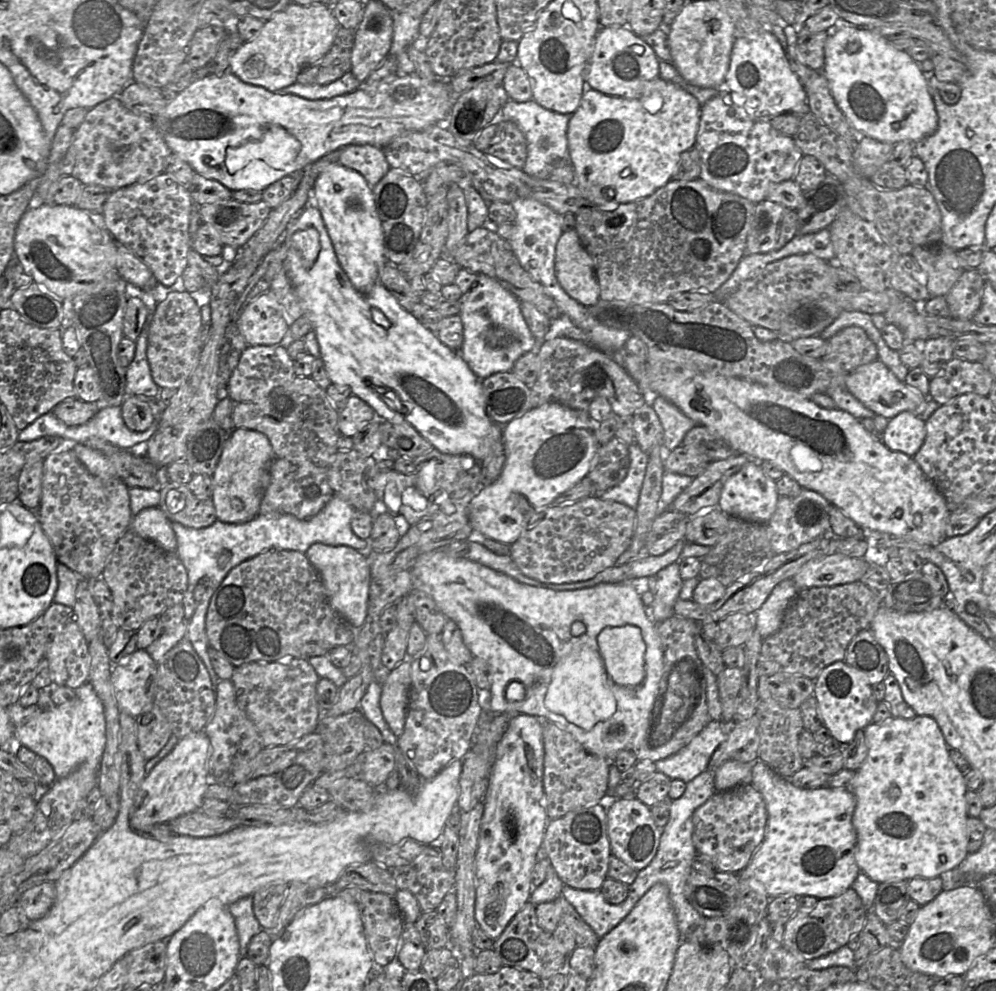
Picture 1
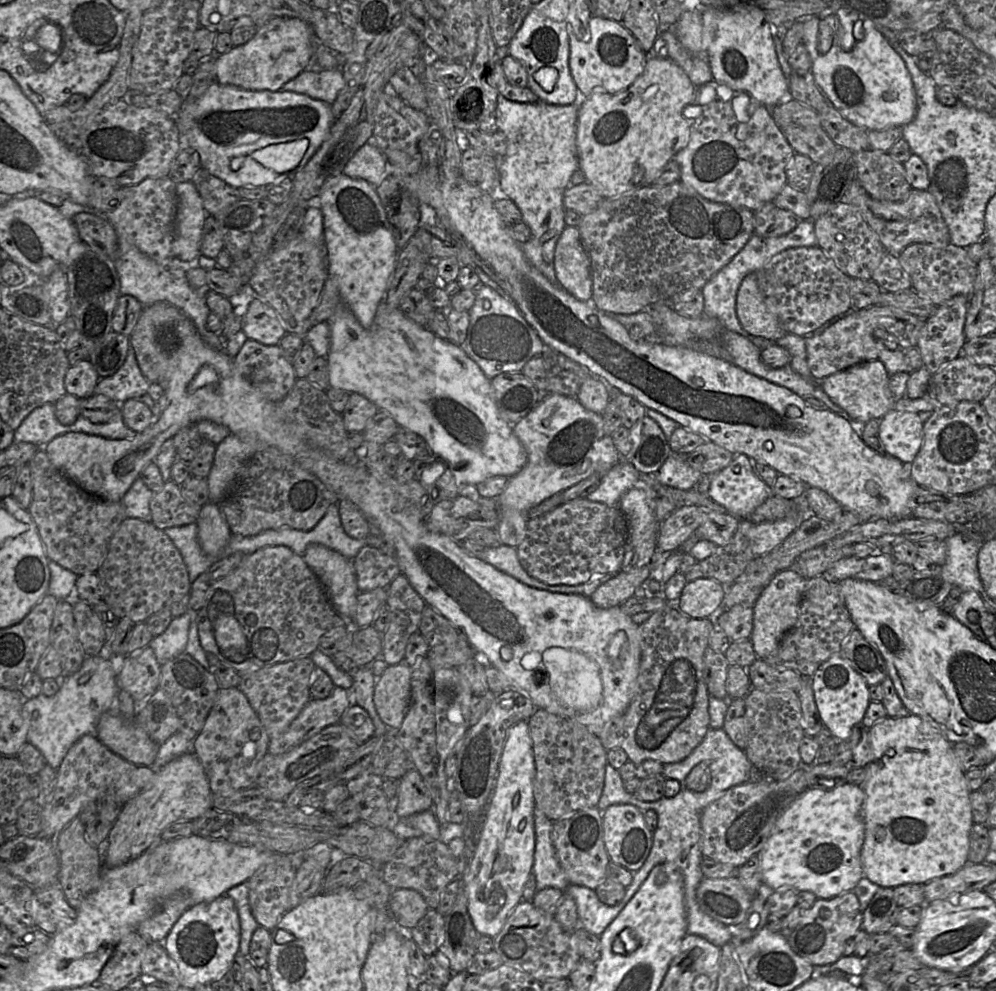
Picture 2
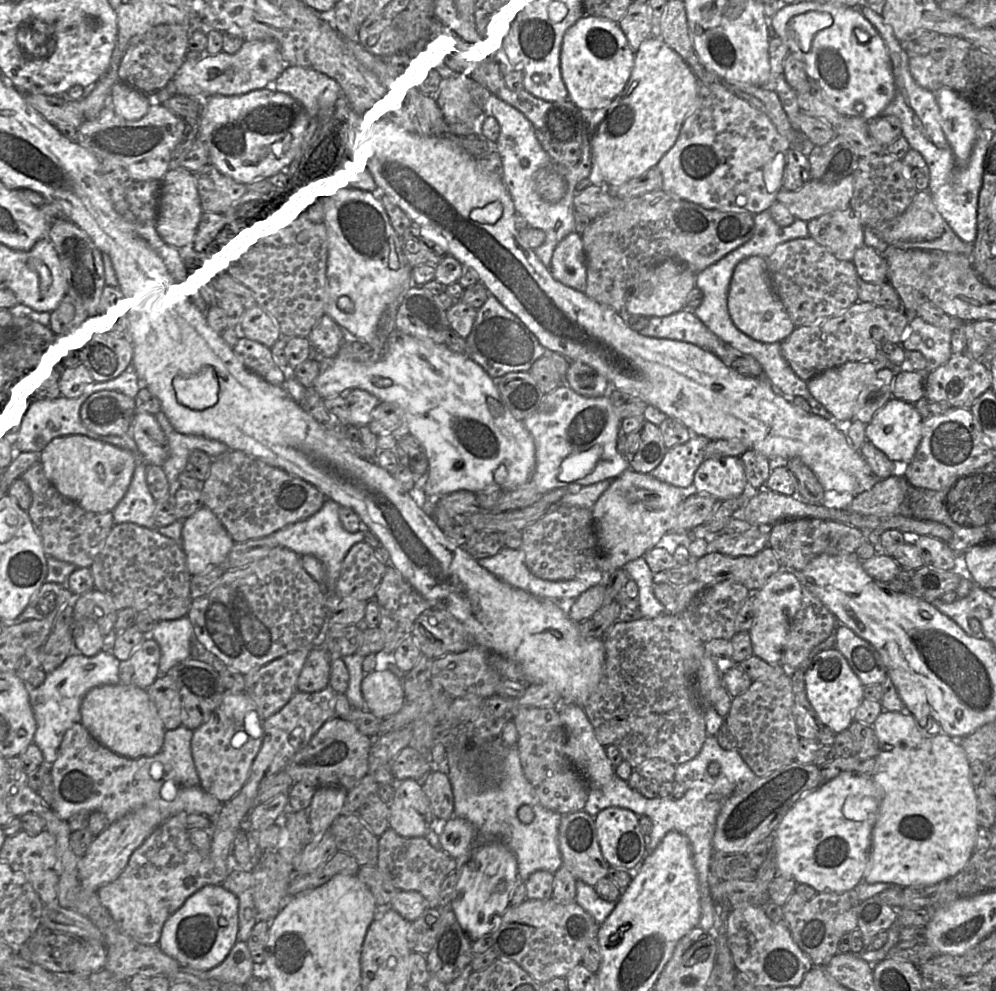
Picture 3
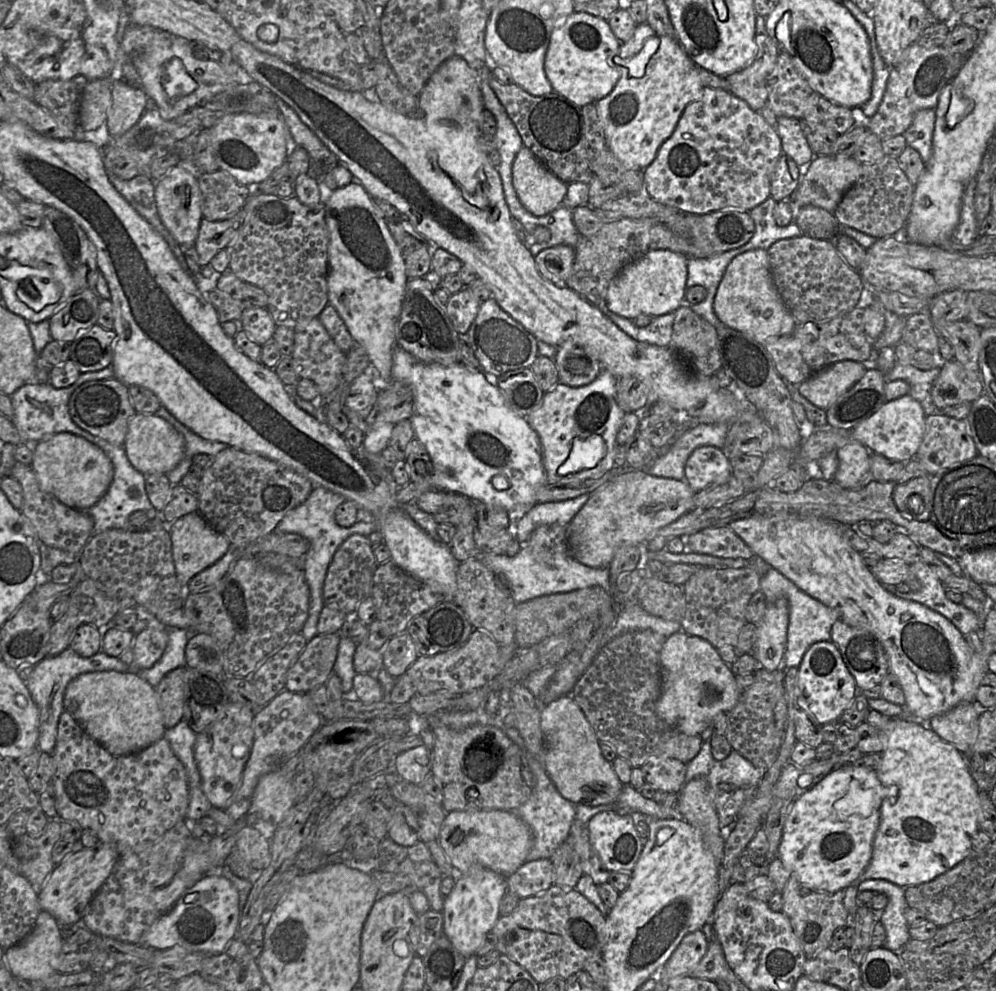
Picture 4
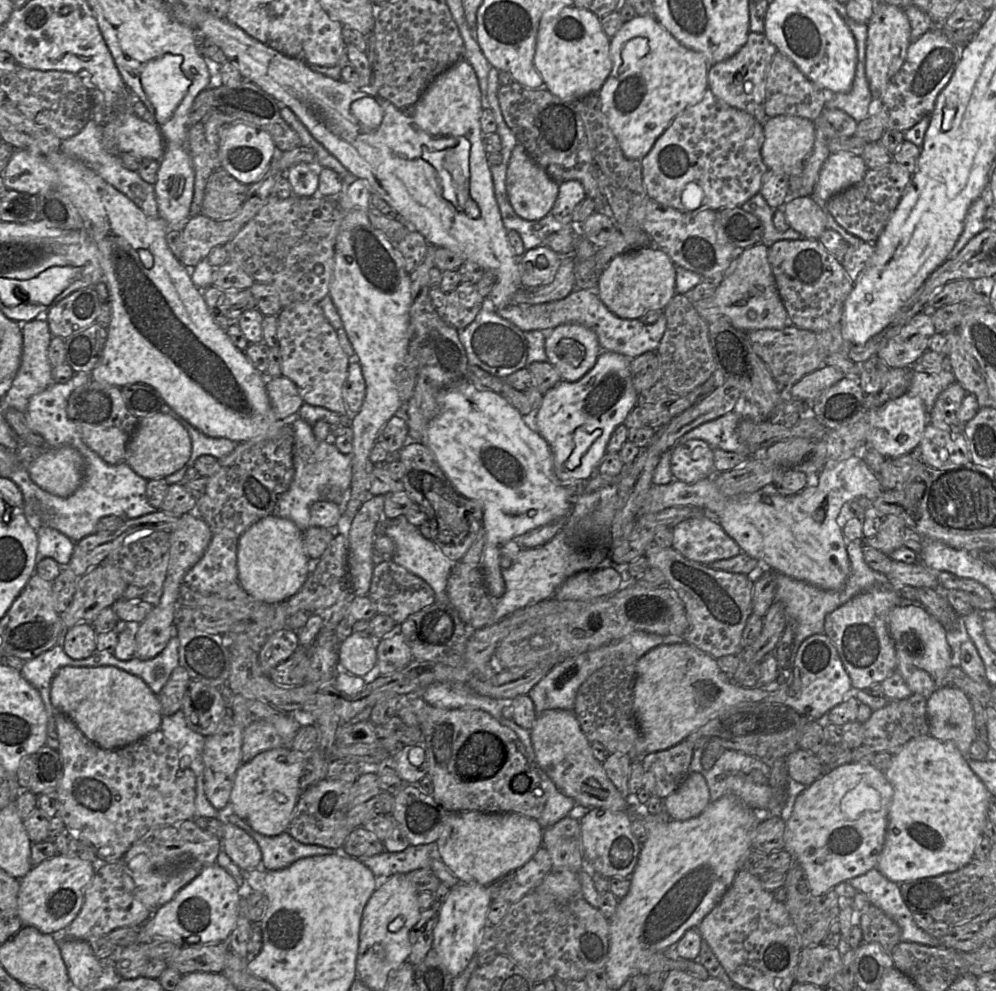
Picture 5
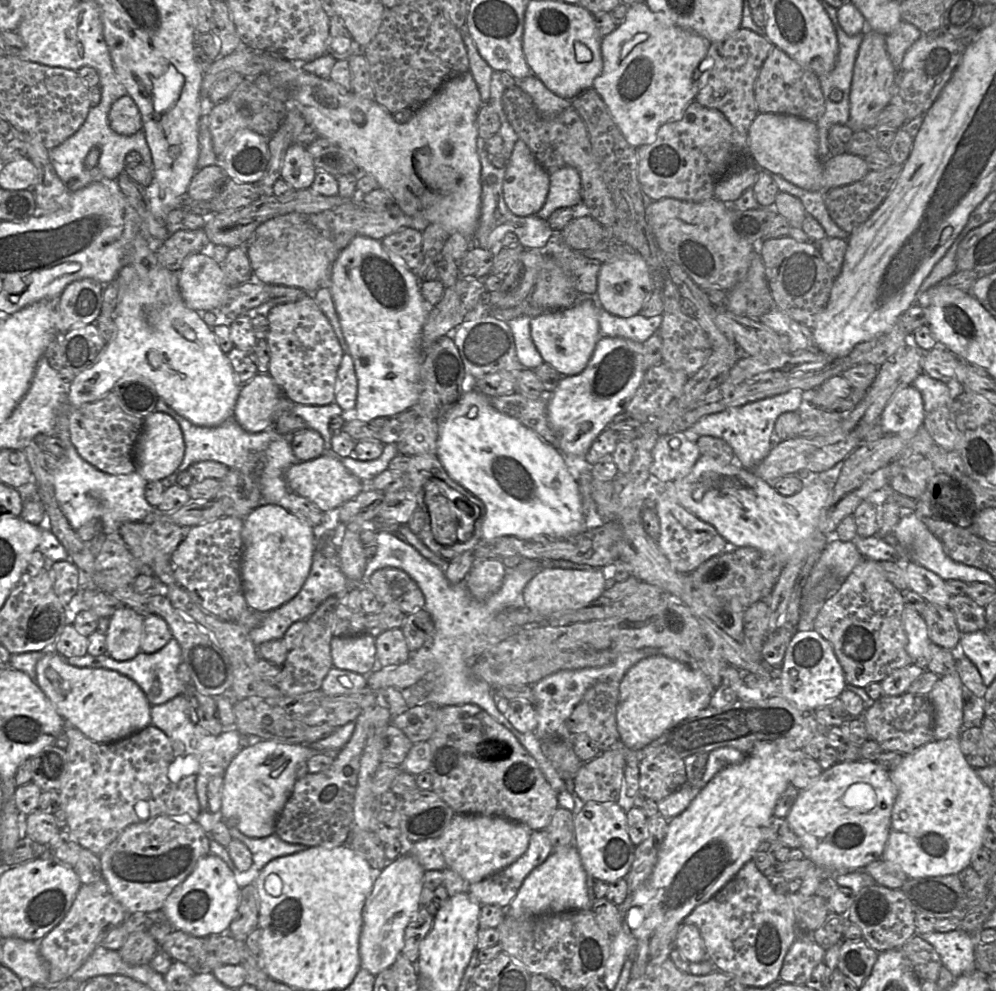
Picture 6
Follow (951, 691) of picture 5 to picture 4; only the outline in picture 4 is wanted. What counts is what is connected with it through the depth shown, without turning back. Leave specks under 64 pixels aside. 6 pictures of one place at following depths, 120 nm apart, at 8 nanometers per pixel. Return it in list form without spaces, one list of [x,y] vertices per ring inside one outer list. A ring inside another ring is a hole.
[[[961,702],[948,712],[932,717],[928,725],[944,741],[969,756],[978,737],[979,716],[976,702]]]

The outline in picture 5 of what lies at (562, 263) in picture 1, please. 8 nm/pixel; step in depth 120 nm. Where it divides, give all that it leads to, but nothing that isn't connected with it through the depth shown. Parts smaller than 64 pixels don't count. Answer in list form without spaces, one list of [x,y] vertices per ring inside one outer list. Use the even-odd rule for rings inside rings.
[[[546,246],[526,250],[519,257],[522,287],[535,288],[553,281],[561,265],[562,256]]]

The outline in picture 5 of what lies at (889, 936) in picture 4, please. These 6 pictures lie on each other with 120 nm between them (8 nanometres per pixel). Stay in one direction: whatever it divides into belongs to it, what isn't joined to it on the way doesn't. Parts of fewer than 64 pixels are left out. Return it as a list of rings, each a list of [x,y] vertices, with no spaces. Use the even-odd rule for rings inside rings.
[[[877,868],[850,879],[848,883],[897,923],[902,942],[939,947],[939,939],[930,936],[914,922],[912,912],[901,896],[899,884],[886,878]]]

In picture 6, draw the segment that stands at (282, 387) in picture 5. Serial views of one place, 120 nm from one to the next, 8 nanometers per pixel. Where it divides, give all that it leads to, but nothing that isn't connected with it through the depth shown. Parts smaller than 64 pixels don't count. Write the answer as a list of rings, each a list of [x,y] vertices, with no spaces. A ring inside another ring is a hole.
[[[258,373],[241,387],[233,418],[247,432],[256,433],[274,426],[277,417],[284,411],[291,411],[296,403],[291,401],[276,381],[267,373]]]

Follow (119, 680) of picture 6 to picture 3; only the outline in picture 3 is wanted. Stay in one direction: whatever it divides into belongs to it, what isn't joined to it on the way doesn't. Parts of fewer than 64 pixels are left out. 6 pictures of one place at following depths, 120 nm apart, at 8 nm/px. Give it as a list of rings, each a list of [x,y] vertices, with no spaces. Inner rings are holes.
[[[133,684],[95,687],[83,698],[80,714],[80,723],[91,736],[122,757],[151,757],[162,751],[166,730],[145,689]]]

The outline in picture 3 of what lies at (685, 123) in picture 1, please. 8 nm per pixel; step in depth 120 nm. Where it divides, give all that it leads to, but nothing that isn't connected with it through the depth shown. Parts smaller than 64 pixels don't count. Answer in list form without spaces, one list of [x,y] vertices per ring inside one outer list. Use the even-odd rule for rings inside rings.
[[[650,36],[640,44],[630,79],[609,105],[593,110],[588,123],[591,164],[599,169],[606,185],[621,185],[657,166],[675,144],[685,119],[696,109],[698,79],[682,57],[661,37]]]

